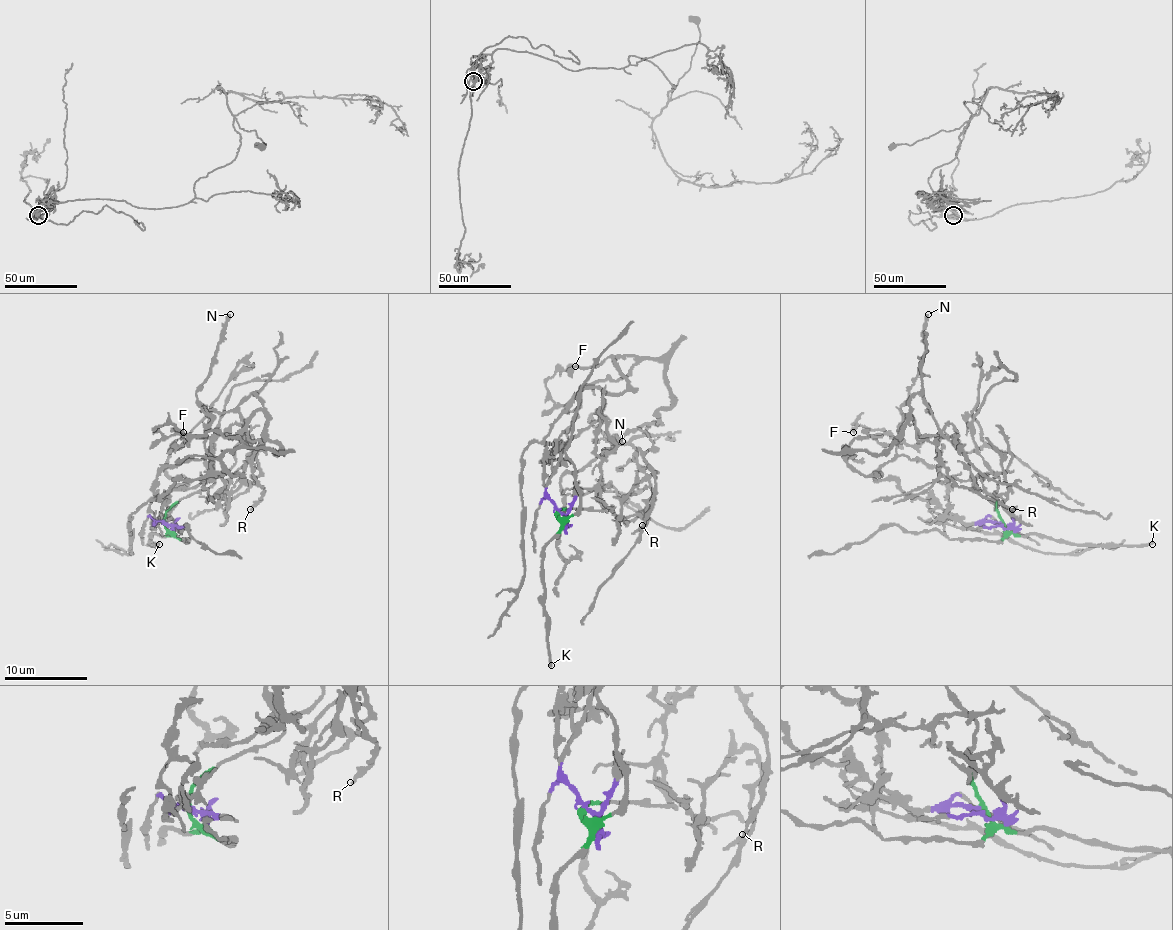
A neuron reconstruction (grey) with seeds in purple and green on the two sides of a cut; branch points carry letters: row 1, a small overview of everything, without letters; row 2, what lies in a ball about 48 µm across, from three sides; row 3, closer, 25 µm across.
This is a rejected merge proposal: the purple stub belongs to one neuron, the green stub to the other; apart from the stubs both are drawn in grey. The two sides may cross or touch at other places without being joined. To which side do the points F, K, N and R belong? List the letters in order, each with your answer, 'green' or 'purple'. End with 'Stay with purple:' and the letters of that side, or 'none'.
F: purple
K: green
N: purple
R: purple
Stay with purple: F, N, R

